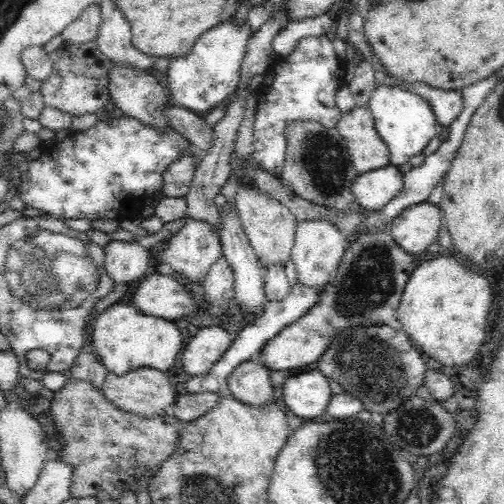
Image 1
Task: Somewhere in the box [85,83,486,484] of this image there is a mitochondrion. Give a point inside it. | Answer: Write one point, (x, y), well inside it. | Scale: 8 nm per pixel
(374, 367)

